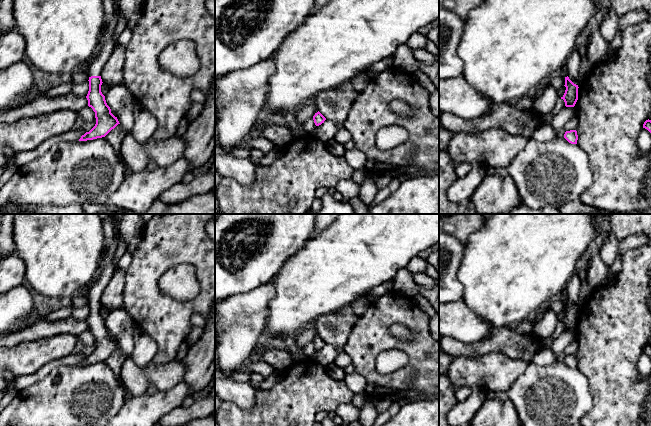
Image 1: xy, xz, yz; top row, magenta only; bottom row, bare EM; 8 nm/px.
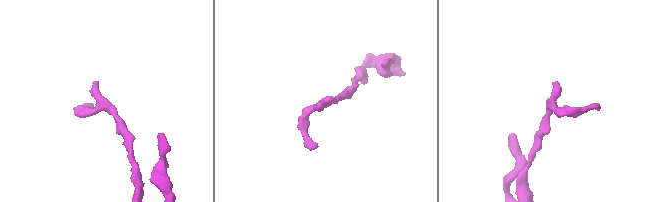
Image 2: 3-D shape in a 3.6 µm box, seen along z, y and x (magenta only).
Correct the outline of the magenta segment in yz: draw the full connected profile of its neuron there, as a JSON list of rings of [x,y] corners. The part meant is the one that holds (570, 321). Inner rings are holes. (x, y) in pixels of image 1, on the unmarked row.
[[[565,289],[562,291],[559,295],[559,298],[563,299],[565,301],[565,317],[561,321],[561,323],[564,324],[566,331],[574,331],[577,324],[578,324],[578,309],[574,308],[568,301],[568,293]]]

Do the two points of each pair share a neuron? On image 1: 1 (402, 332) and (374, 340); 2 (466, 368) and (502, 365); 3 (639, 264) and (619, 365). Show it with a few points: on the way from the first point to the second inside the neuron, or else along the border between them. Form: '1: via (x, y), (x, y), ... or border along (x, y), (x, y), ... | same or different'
1: border along (388, 328), (394, 324), (404, 324), (414, 337) | different
2: via (475, 368), (493, 368) | same
3: via (631, 289), (619, 309), (619, 340) | same

